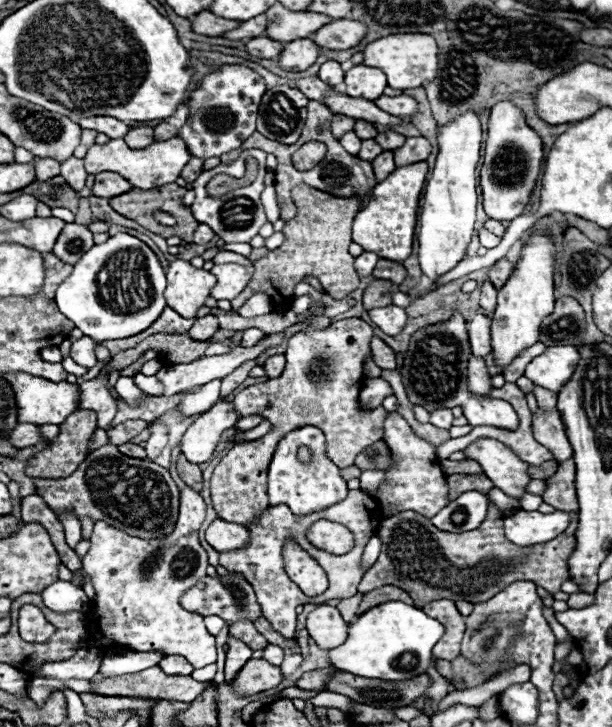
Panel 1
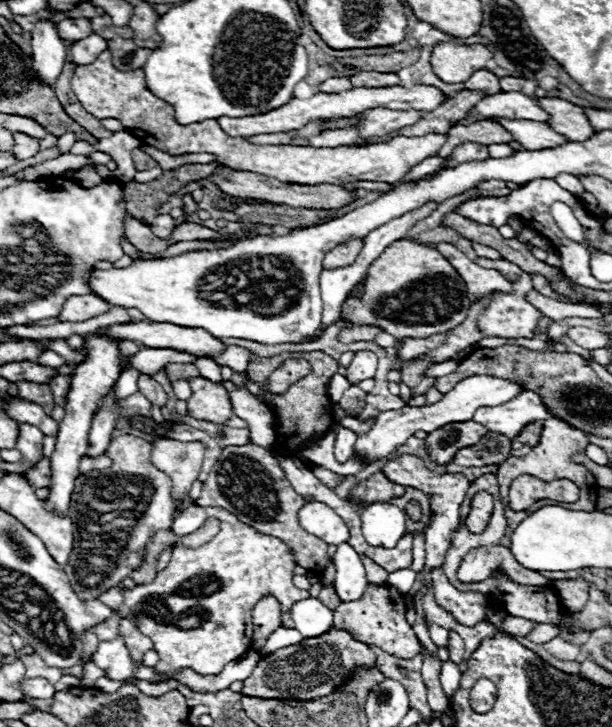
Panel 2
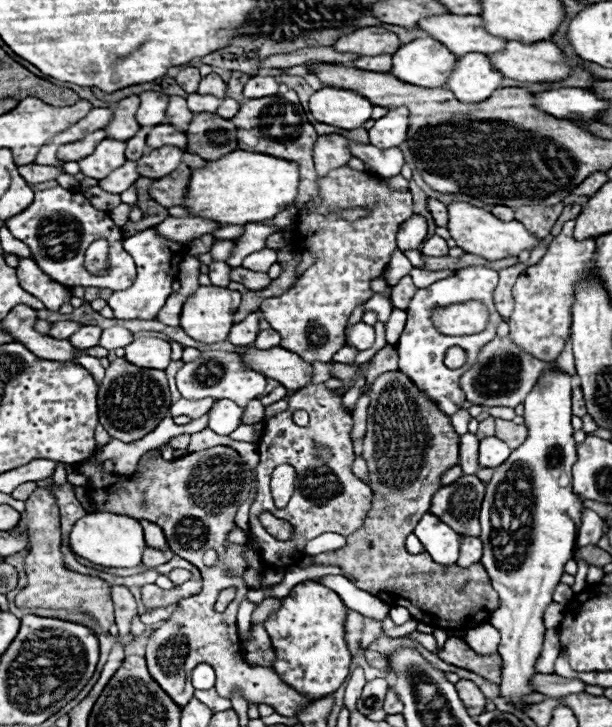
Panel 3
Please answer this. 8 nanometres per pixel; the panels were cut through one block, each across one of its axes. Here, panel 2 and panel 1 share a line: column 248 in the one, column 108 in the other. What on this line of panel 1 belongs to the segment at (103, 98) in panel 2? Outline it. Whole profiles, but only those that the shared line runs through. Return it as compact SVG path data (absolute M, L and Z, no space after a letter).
M122 138L118 140L110 140L108 144L94 144L88 154L84 156L84 164L86 164L86 172L88 174L100 174L100 172L116 172L120 176L124 176L134 188L140 190L152 190L152 188L160 188L164 184L174 182L180 176L180 170L188 164L192 156L188 154L186 144L180 138L172 138L172 140L164 140L164 142L154 142L148 148L142 150L132 150L126 146L126 142Z

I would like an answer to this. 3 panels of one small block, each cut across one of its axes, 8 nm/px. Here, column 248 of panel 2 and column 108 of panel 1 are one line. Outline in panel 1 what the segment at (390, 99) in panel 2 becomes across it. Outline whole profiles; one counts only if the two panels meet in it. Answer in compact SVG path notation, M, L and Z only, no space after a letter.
M92 116L92 118L84 118L78 122L82 128L88 128L88 130L96 130L96 132L102 132L110 138L124 138L130 130L128 124L112 118L112 116Z

